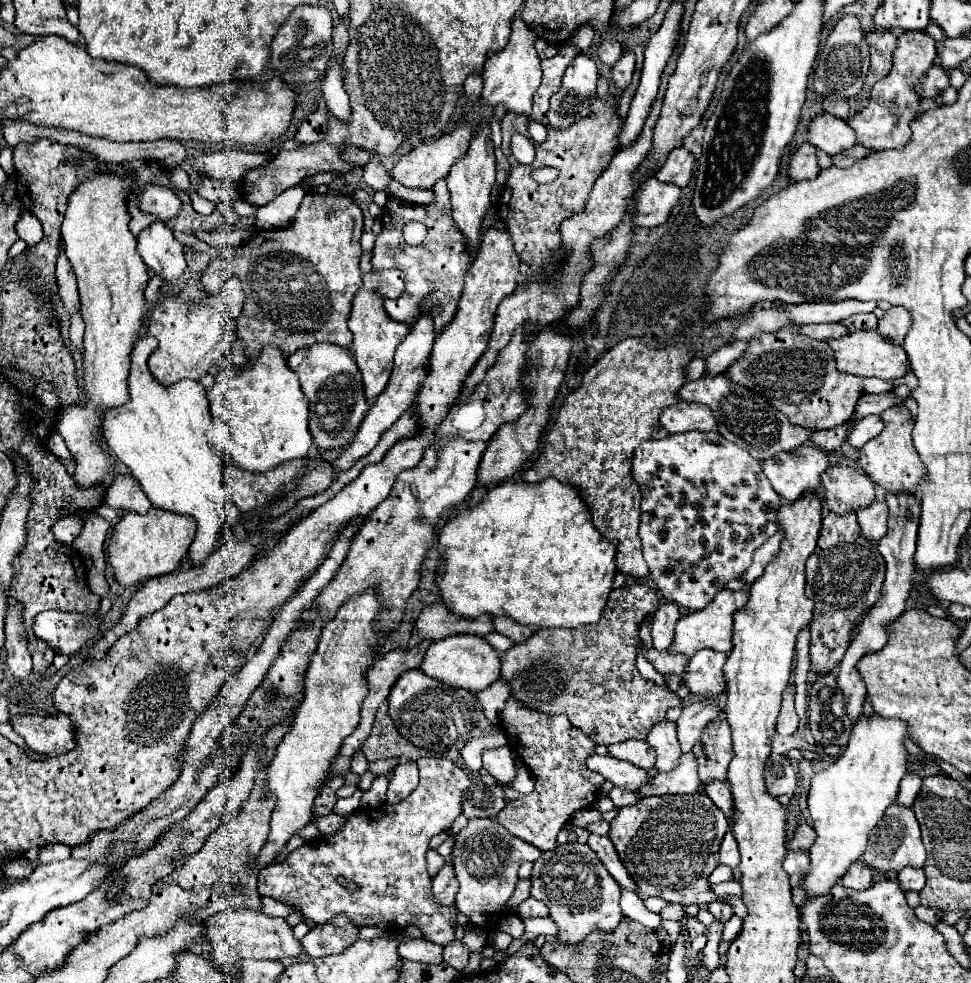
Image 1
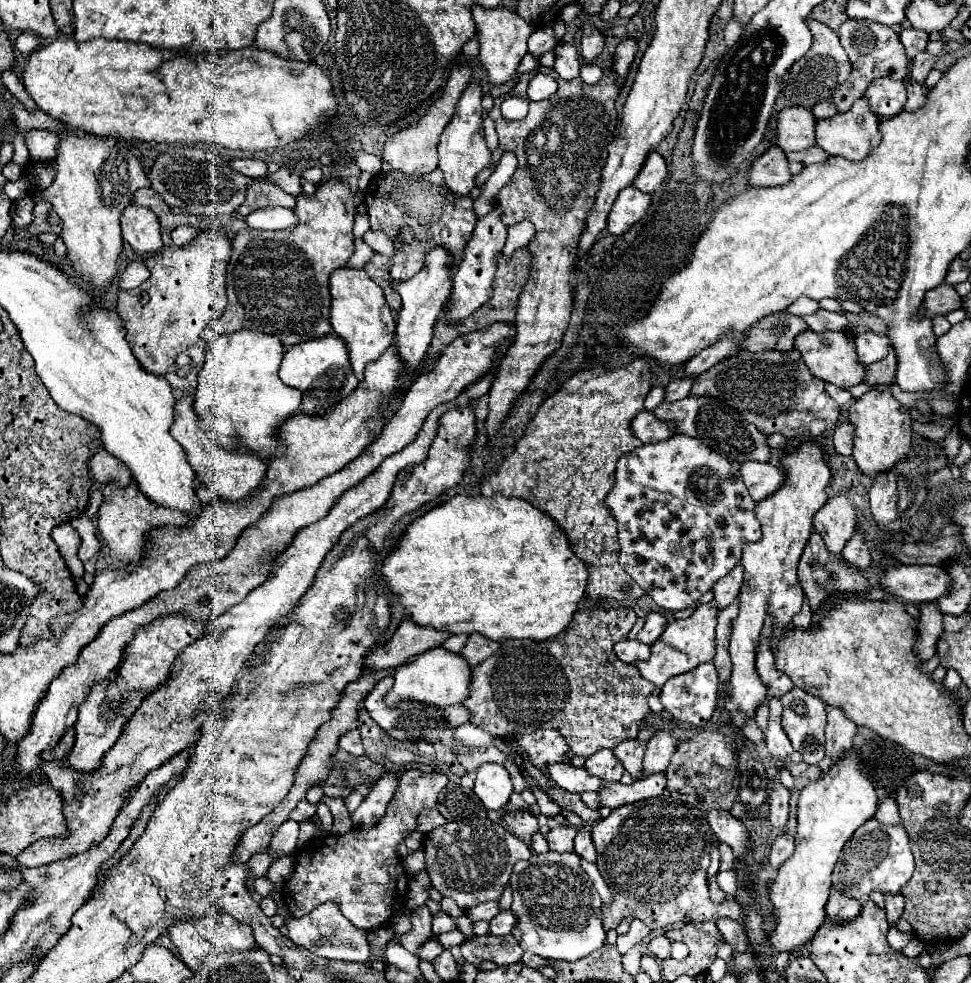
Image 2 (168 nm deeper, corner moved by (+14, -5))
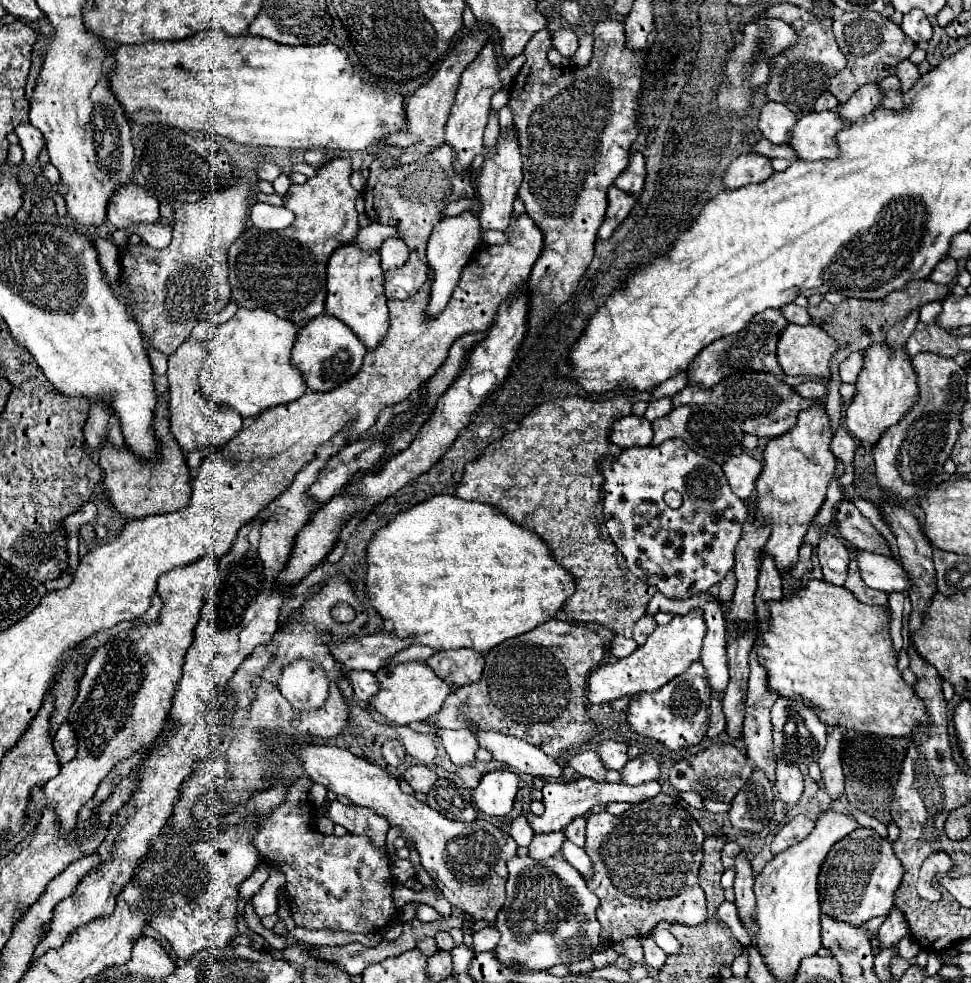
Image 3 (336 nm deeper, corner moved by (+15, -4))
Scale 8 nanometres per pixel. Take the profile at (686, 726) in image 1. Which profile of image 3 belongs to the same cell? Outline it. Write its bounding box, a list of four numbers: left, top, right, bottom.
[620,754,660,784]

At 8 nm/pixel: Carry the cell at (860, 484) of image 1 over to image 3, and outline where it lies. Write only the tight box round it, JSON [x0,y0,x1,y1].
[818,534,850,586]

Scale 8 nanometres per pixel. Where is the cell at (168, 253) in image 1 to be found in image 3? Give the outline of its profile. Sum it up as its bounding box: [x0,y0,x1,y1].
[106,182,160,228]

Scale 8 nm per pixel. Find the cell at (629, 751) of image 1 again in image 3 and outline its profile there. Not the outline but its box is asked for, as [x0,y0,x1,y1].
[566,750,606,782]

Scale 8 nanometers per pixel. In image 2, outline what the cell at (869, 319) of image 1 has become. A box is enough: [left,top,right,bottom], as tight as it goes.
[803,309,849,333]

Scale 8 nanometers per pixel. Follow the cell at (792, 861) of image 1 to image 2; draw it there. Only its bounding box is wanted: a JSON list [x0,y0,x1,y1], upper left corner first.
[769,833,793,869]

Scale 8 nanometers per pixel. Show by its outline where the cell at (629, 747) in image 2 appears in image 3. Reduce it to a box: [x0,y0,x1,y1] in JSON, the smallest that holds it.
[596,740,628,770]

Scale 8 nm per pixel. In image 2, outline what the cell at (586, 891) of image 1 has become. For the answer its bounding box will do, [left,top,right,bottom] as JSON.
[509,853,605,961]

